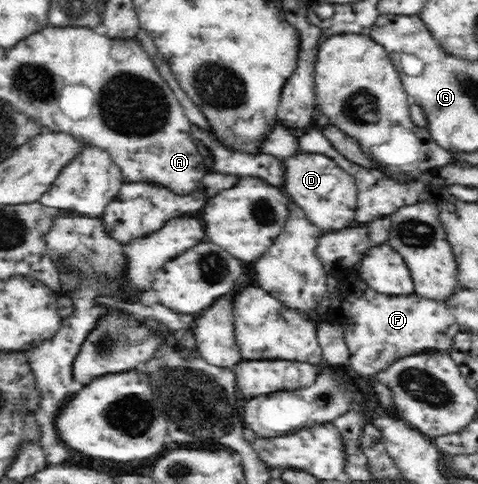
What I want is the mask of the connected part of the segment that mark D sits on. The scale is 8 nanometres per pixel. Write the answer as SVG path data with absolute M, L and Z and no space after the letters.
M298 152L297 156L285 159L286 192L292 200L306 212L306 217L324 232L334 232L349 228L356 221L358 187L354 178L335 160L324 154Z

